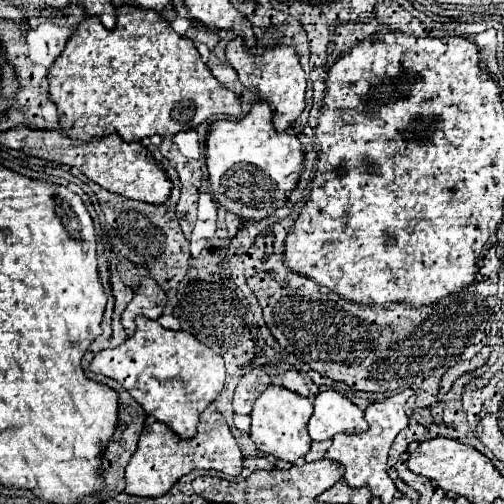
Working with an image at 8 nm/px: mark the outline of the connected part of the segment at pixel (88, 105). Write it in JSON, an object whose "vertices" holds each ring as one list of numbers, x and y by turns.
{"vertices":[[121,6,113,30,105,30,97,18,85,18,49,68,49,84,49,96,59,110,61,134,77,140,91,140,111,132,117,132,125,142,141,142,153,134,171,138,177,132,197,128,211,116,241,116,237,94,215,80,201,62,193,40,179,36,157,12,139,6]]}

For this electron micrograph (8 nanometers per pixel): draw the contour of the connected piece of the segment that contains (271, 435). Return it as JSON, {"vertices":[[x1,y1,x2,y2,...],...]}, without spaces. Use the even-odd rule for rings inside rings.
{"vertices":[[269,386,257,400,251,412,251,430,249,436,255,446,265,452,273,454,275,458,295,462,297,458,305,458,311,448,311,438,307,434,307,420,313,414,311,398,305,398,297,392,291,392,283,386]]}

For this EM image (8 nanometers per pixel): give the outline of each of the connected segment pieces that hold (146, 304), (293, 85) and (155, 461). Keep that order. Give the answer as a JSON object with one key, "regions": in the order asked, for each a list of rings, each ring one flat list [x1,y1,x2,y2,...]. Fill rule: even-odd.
{"regions":[[[143,278,133,300,127,304,123,316,121,316,121,322,123,322,123,328,127,330,127,334,131,336,135,332,135,318,139,314,151,318,151,320,157,320,163,312,167,304,167,296,165,296,165,290,151,278]],[[235,38,225,48,227,62,235,68,241,84,257,94,259,100,267,102,273,110,273,124,277,132,285,132,291,128,291,124,301,116,305,108,305,74,301,70,299,58,291,46,275,46,273,50,267,50,265,54,253,56,245,50,243,40]],[[205,410,199,420,199,434,193,438,179,438,161,422,153,422,143,428,137,450,125,470,125,492,133,496,161,496,181,476,193,470,221,470,229,476,239,476,243,470,243,454,233,438,225,418,217,410]]]}

